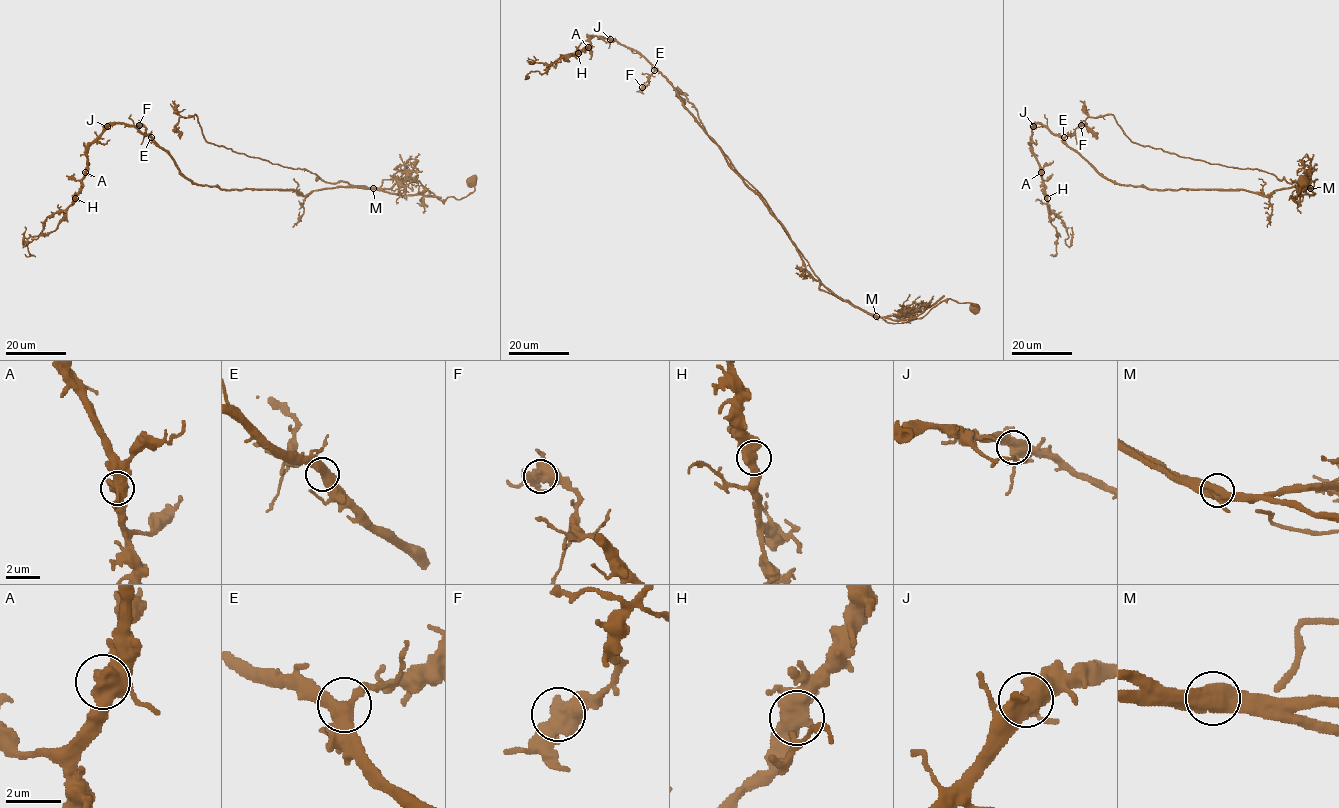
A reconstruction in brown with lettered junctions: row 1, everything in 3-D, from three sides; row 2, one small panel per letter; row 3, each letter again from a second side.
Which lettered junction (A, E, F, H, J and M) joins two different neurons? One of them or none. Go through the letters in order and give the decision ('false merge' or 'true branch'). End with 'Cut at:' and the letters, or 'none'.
A: true branch
E: true branch
F: true branch
H: true branch
J: true branch
M: false merge
Cut at: M

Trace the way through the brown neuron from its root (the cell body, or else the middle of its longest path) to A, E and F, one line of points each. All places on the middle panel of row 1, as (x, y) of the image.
A: (974, 311), (947, 298), (892, 320), (840, 299), (667, 79), (608, 38), (588, 47)
E: (974, 311), (978, 306), (947, 298), (892, 320), (829, 291), (654, 70)
F: (974, 311), (947, 298), (892, 320), (840, 299), (806, 270), (784, 226), (667, 79), (655, 70), (642, 87)

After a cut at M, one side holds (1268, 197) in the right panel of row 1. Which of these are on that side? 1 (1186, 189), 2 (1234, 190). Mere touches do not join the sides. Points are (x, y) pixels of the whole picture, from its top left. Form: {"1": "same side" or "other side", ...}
{"1": "same side", "2": "same side"}

